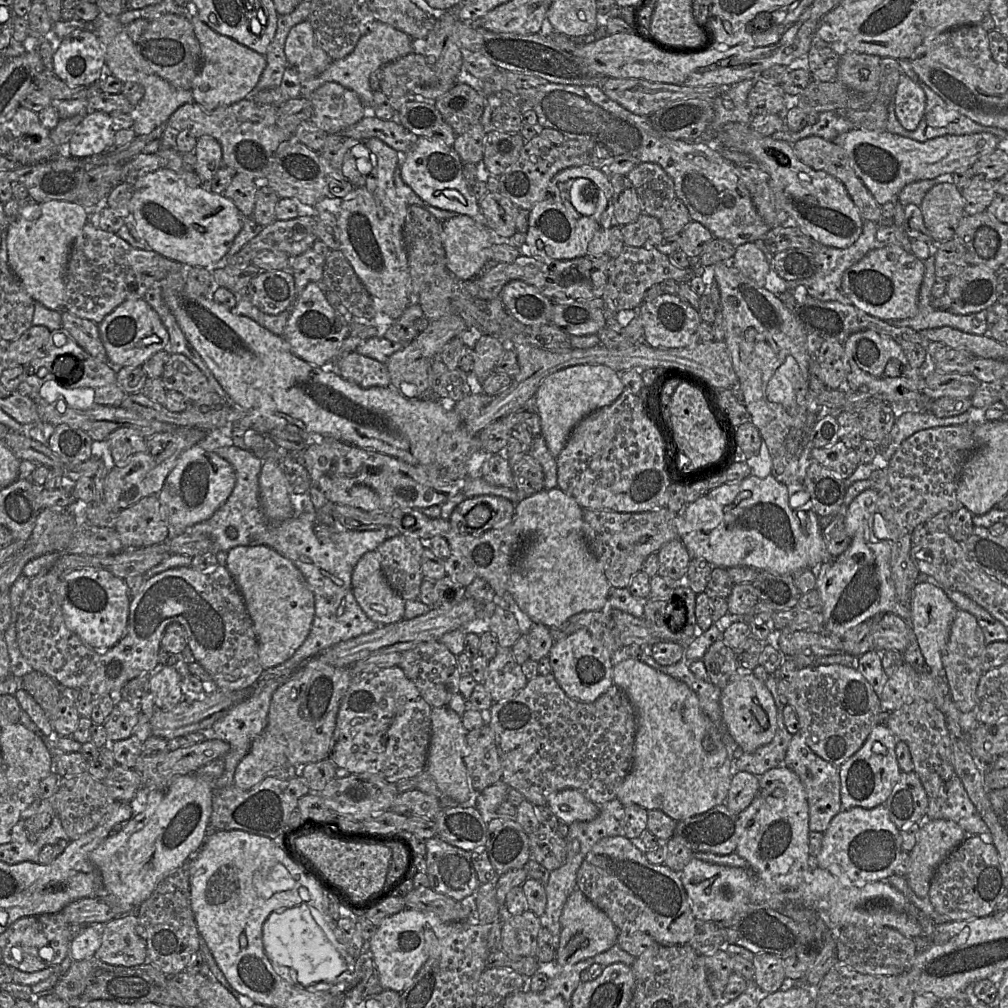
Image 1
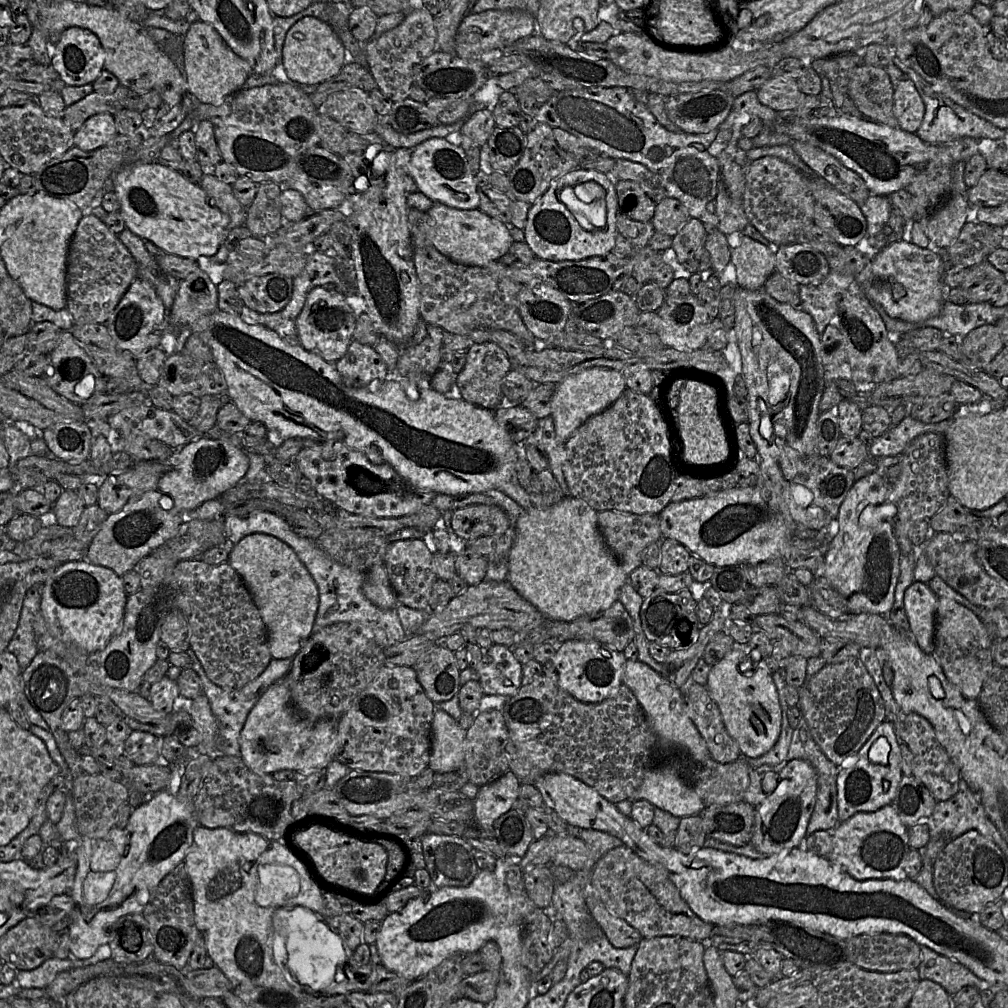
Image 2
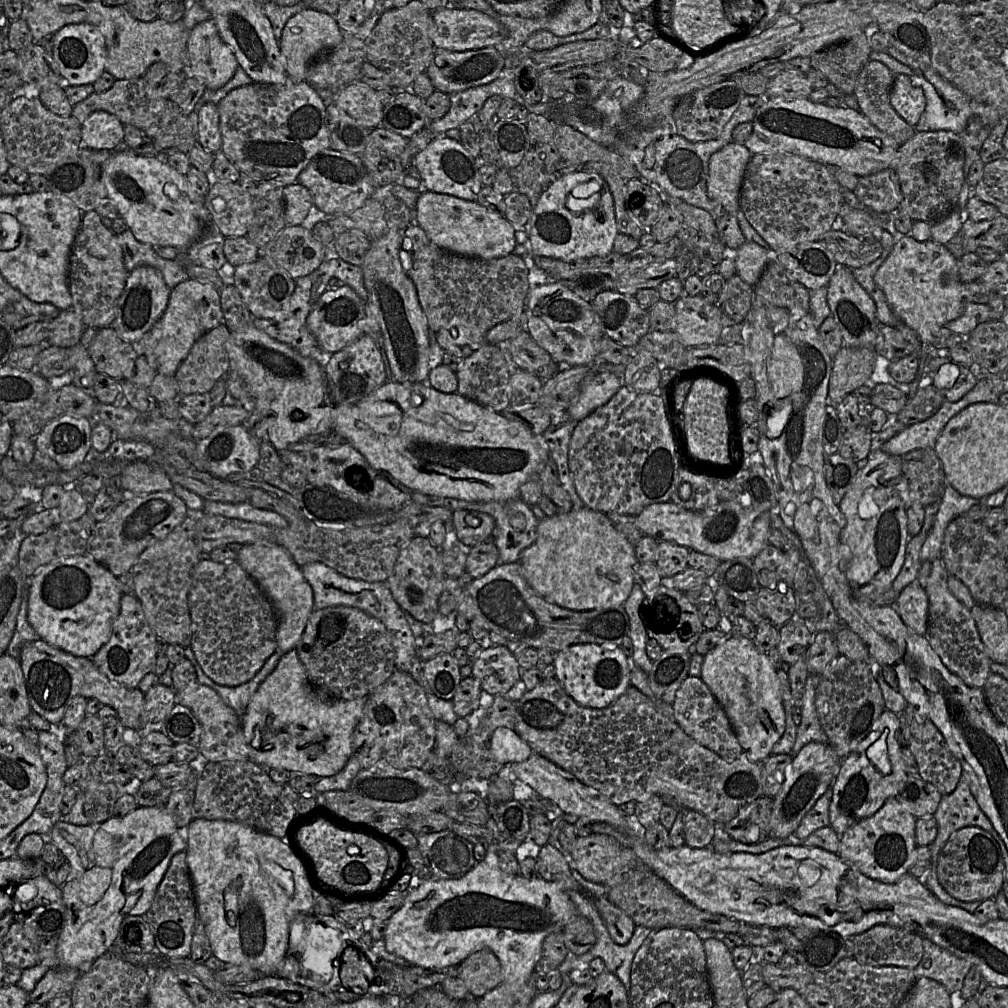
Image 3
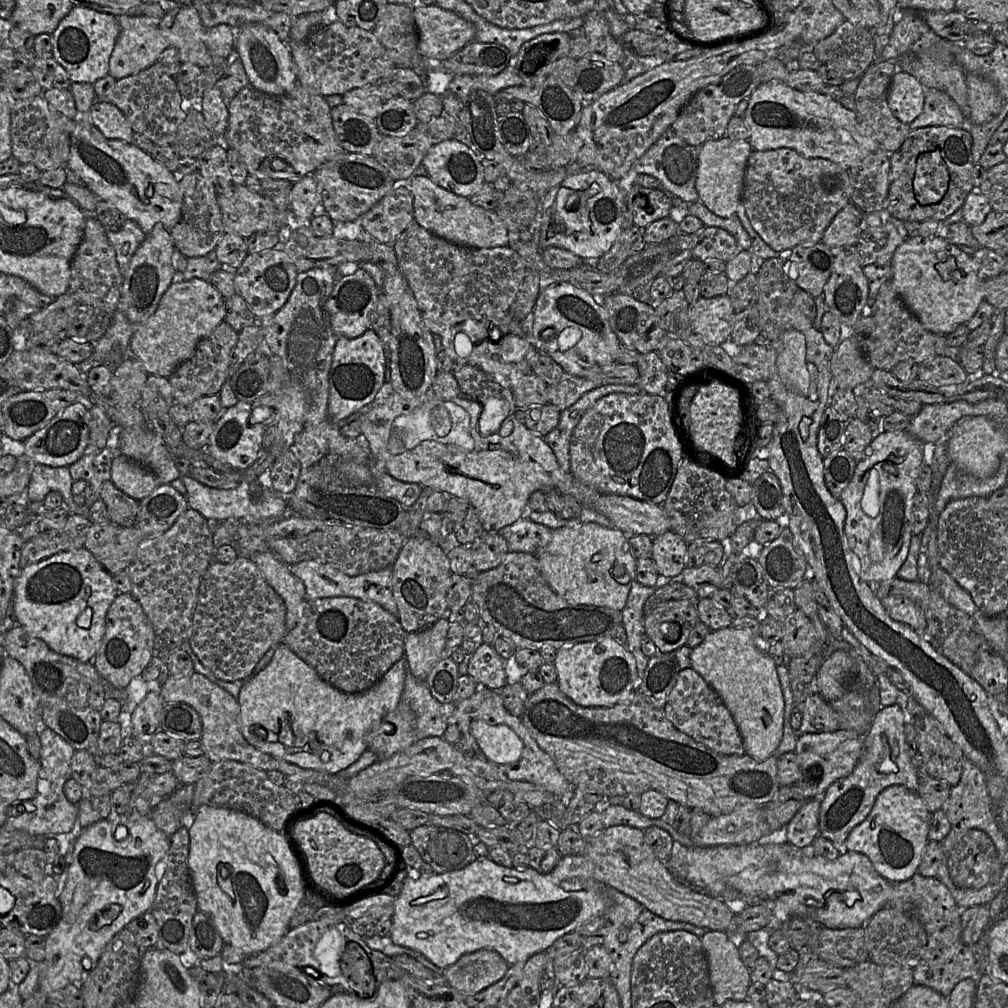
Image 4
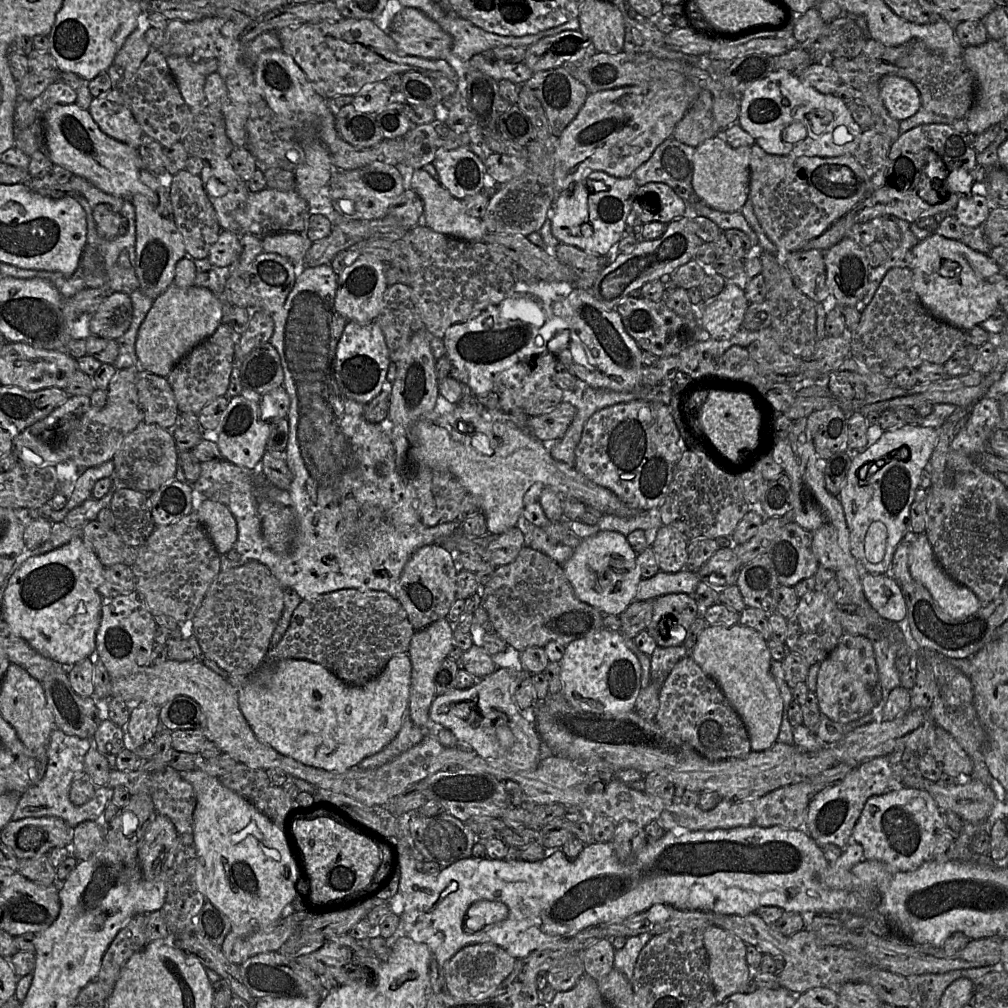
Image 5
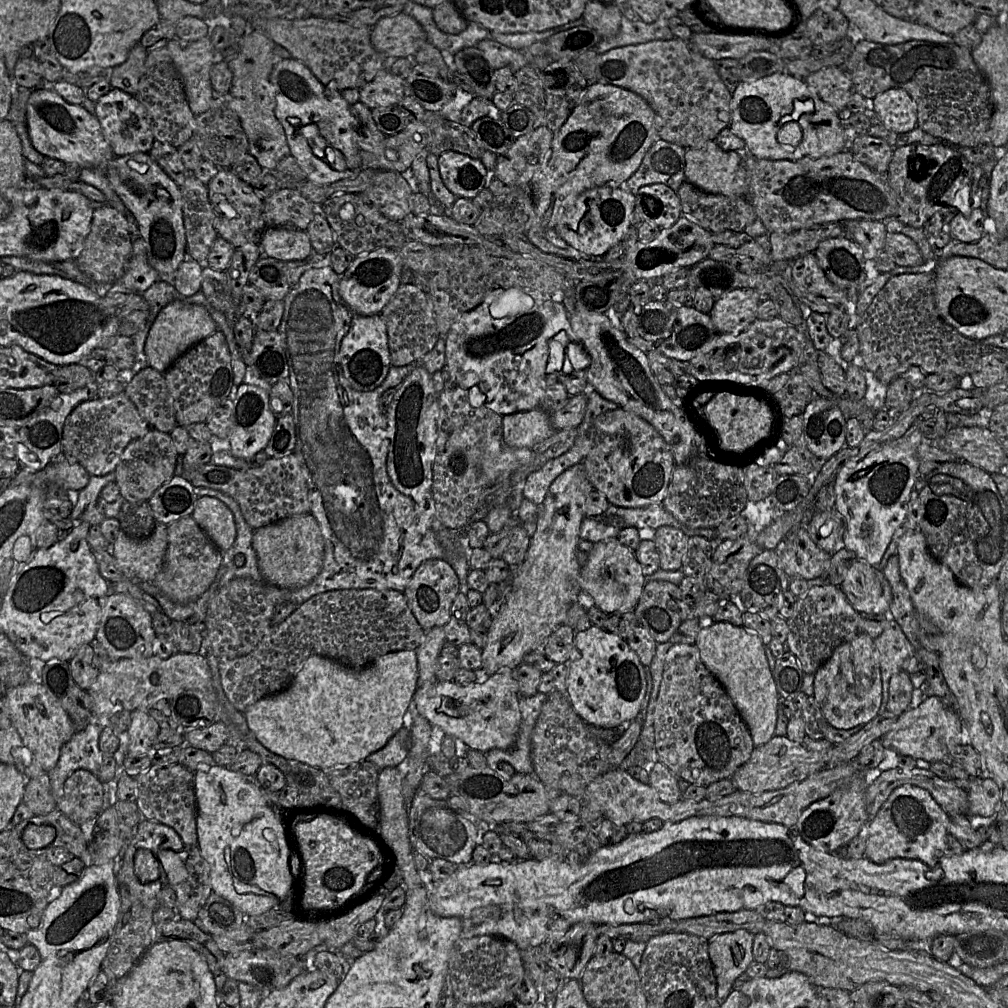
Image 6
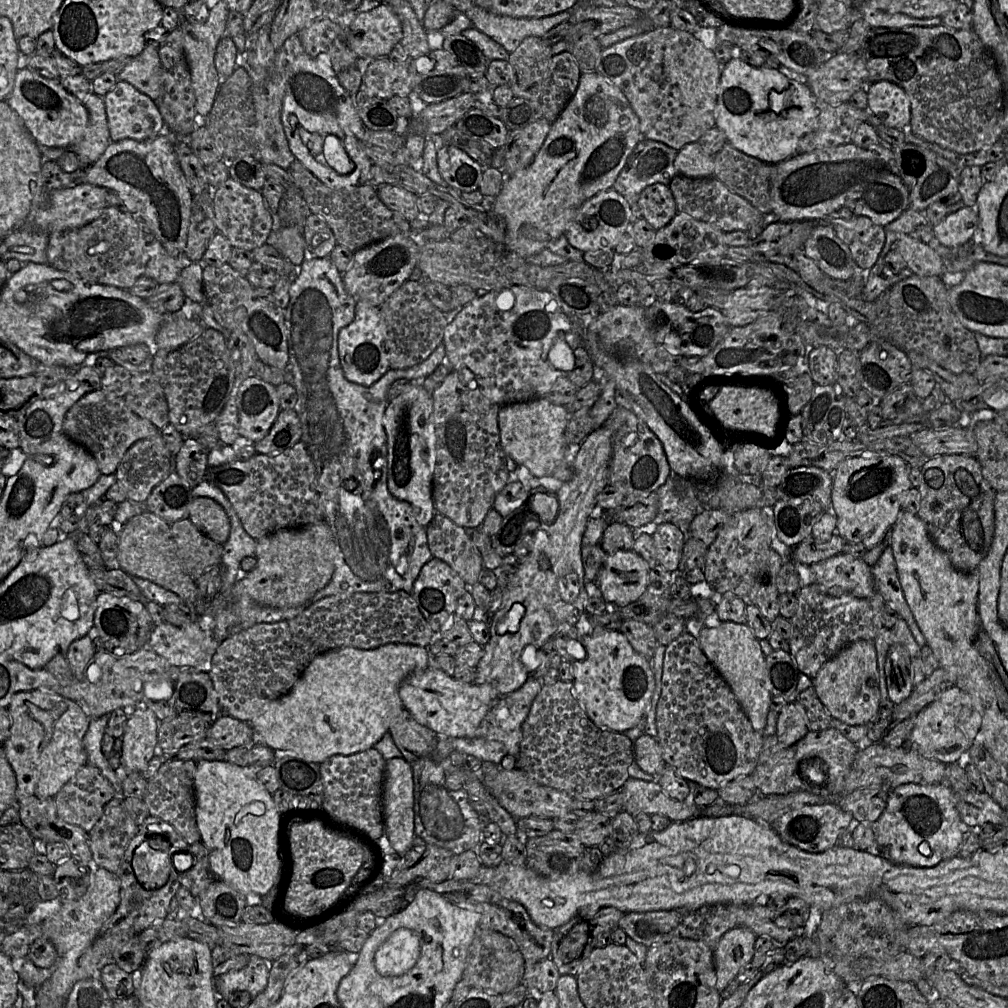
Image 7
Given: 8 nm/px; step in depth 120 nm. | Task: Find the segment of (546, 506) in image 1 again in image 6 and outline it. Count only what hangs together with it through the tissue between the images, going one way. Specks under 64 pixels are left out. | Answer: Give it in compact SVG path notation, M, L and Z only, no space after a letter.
M609 538L594 543L586 564L580 567L579 583L581 590L593 599L594 605L613 614L635 608L645 585L645 576L635 551L620 543L617 538Z

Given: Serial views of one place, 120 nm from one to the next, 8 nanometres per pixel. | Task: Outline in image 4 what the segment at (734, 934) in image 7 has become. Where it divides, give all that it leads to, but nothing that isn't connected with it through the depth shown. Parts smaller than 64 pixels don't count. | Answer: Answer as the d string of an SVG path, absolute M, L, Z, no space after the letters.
M708 930L701 942L708 961L714 1003L747 999L750 969L743 963L738 943L726 932Z

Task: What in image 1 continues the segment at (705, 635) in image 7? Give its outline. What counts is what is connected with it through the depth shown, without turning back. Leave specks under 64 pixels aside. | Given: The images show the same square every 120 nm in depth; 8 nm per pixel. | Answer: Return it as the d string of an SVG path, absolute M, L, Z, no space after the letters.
M740 669L721 690L720 707L725 725L741 749L746 753L769 744L777 731L777 707L765 683L752 670Z

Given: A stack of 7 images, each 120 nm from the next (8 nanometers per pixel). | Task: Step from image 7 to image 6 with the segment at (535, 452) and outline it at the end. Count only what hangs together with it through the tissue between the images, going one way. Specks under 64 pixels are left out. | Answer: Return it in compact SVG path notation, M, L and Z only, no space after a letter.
M540 407L504 415L502 428L503 443L511 448L532 449L555 431L550 413Z

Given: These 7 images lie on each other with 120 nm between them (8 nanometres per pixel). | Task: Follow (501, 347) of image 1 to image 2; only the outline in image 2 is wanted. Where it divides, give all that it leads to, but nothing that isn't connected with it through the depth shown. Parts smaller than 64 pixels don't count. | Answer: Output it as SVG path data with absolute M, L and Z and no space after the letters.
M494 342L473 344L467 352L463 370L456 375L455 393L474 405L495 410L504 400L501 385L506 374L512 369L512 362L506 353Z

